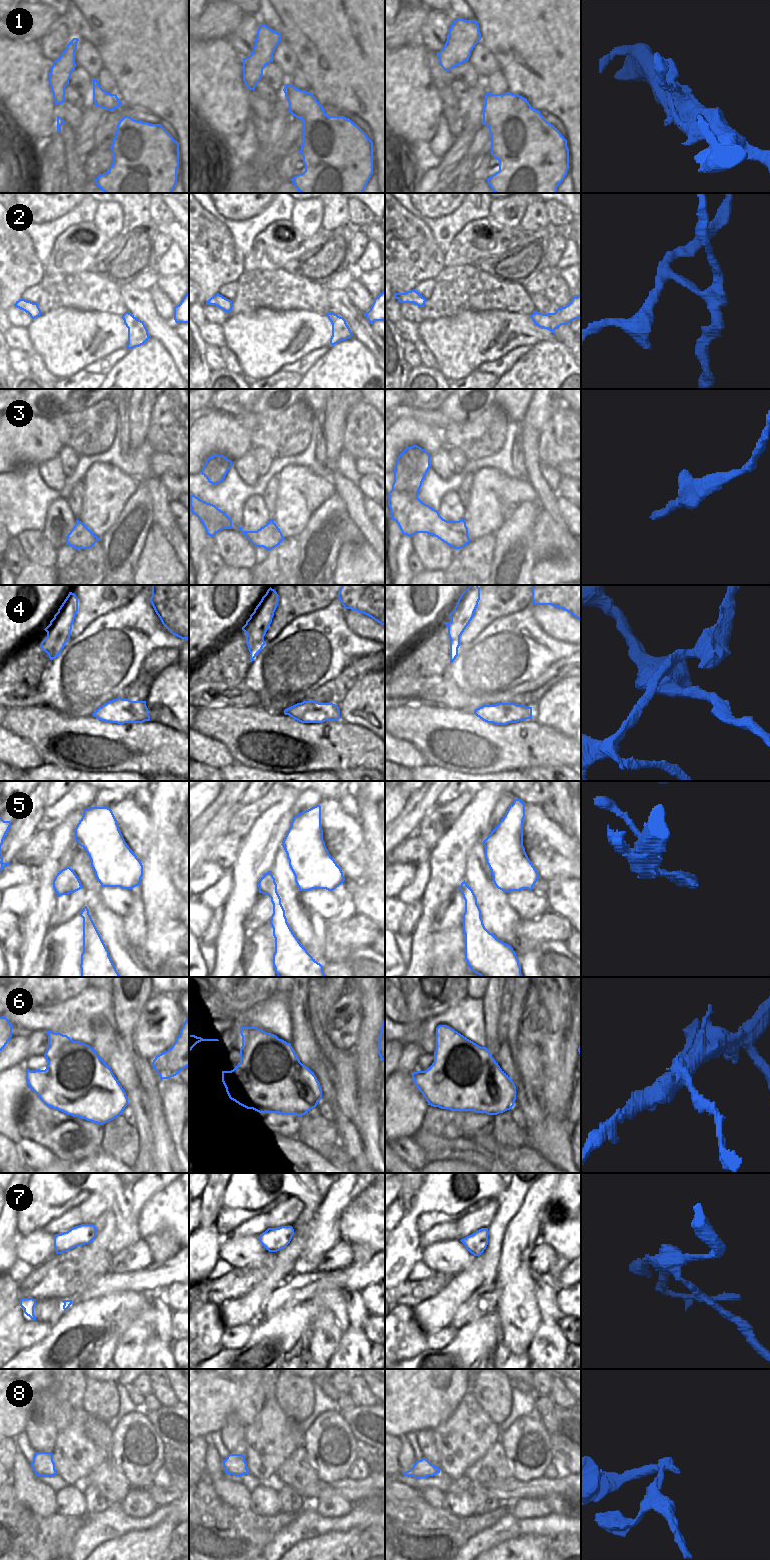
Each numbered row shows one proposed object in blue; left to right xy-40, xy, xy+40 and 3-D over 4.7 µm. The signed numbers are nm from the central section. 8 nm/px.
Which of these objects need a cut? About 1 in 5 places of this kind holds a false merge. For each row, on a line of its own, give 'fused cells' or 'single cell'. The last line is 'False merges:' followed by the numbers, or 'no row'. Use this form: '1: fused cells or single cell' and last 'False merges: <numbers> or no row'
1: single cell
2: fused cells
3: single cell
4: fused cells
5: single cell
6: fused cells
7: single cell
8: fused cells
False merges: 2, 4, 6, 8

